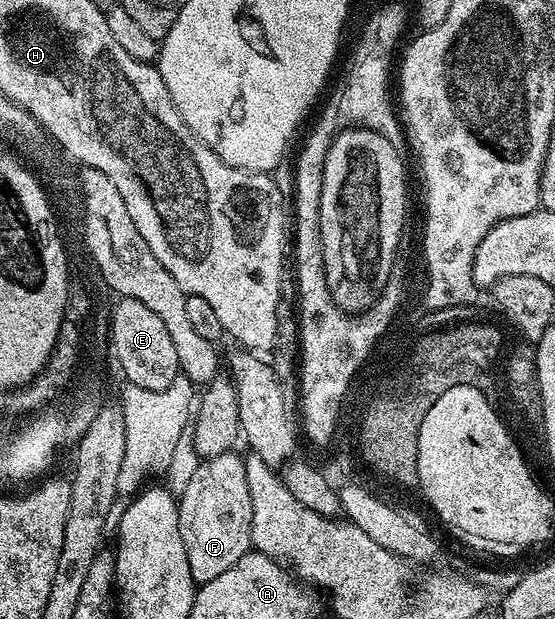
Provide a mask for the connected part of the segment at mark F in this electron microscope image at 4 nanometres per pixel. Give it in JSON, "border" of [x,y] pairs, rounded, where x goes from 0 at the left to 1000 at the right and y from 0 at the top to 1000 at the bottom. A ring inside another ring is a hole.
{"border":[[[357,767],[357,780],[350,780],[350,800],[342,793],[321,806],[321,847],[324,868],[332,868],[332,893],[339,893],[339,919],[351,943],[362,945],[396,932],[416,913],[425,913],[432,900],[452,889],[450,842],[454,838],[454,813],[447,793],[436,793],[436,780],[414,767],[407,780],[371,780],[371,767]],[[386,793],[422,793],[422,800],[407,800],[407,806],[386,806]]]}

